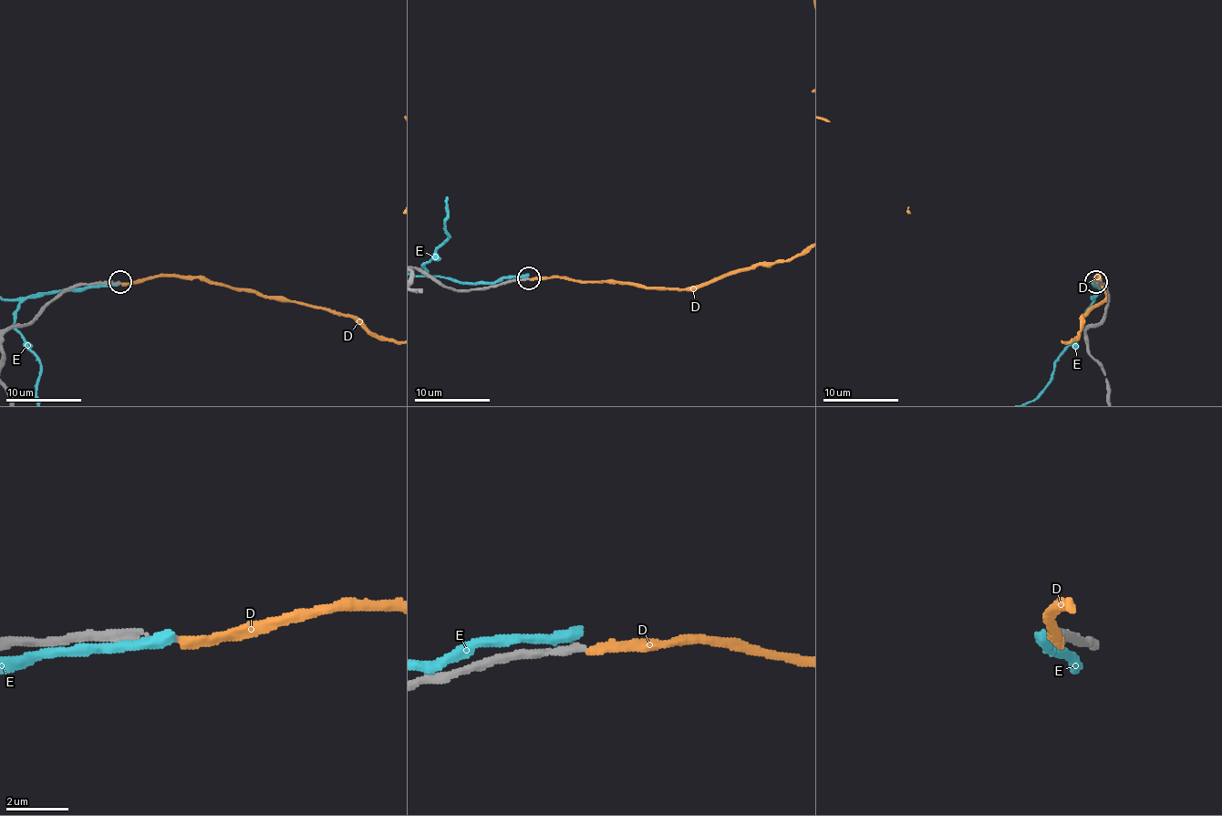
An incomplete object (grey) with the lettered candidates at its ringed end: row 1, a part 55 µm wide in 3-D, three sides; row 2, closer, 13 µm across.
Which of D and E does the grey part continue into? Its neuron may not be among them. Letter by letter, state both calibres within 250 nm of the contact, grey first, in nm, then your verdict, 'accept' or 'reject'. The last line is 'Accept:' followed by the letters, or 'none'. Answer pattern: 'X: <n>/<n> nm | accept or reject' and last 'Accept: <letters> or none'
D: 260/300 nm | reject
E: 320/440 nm | reject
Accept: none

